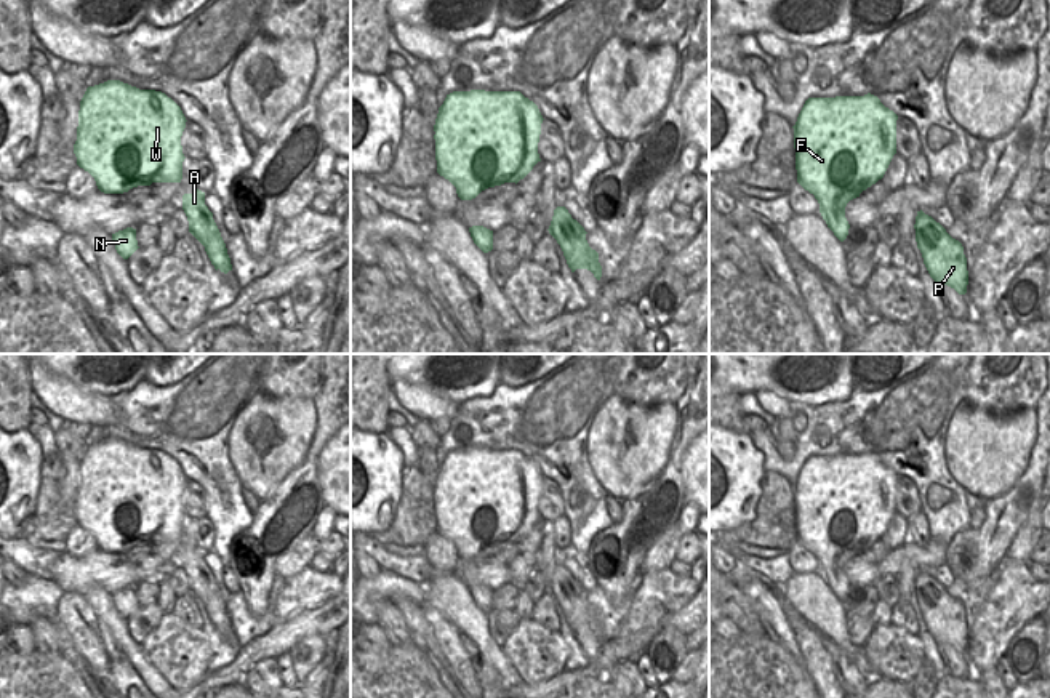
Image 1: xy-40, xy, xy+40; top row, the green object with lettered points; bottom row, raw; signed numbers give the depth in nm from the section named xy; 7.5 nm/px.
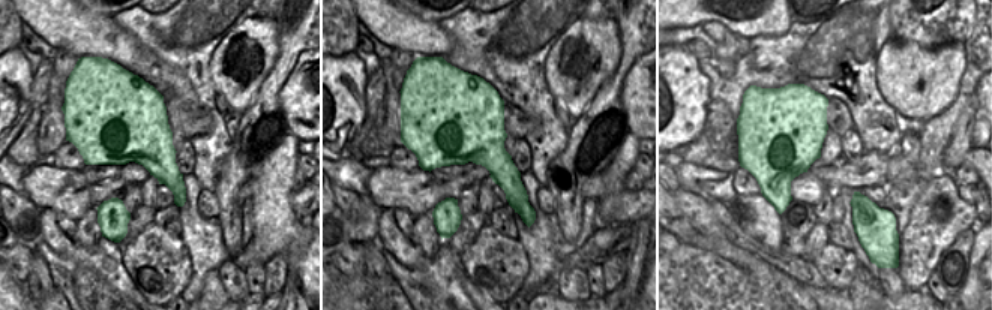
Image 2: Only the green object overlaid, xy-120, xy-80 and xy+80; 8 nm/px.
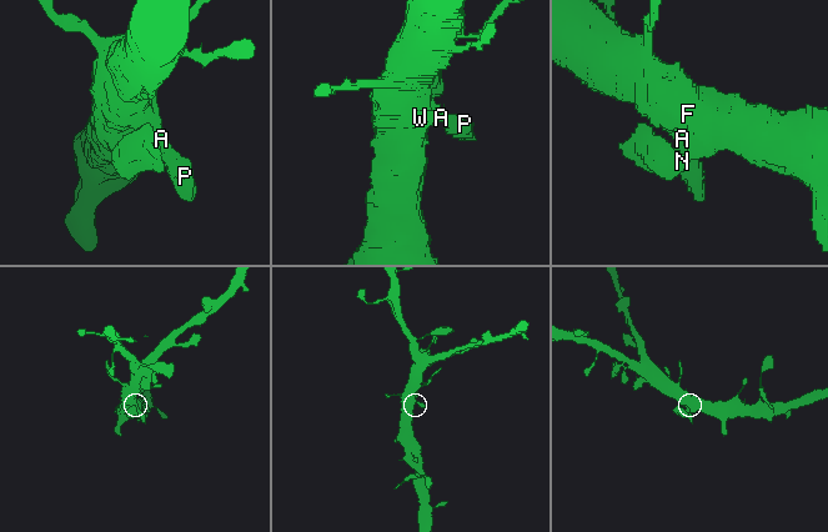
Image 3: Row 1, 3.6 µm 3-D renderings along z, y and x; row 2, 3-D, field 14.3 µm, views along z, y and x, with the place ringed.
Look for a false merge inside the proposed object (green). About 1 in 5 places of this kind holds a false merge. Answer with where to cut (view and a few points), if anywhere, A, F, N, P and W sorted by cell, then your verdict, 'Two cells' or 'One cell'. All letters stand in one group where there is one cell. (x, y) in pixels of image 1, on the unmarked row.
No split. Groups: A F N P W. One cell

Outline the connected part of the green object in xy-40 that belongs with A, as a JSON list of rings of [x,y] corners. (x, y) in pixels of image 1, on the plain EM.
[[[205,551],[182,554],[182,568],[189,580],[189,591],[205,605],[205,610],[214,628],[227,632],[232,629],[226,602],[213,578],[213,572],[205,564]]]

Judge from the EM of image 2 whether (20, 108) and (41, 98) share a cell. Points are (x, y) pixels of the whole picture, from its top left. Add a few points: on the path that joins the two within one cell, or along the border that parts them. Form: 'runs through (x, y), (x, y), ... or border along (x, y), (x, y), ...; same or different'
border along (32, 75), (30, 104), (35, 111); different

